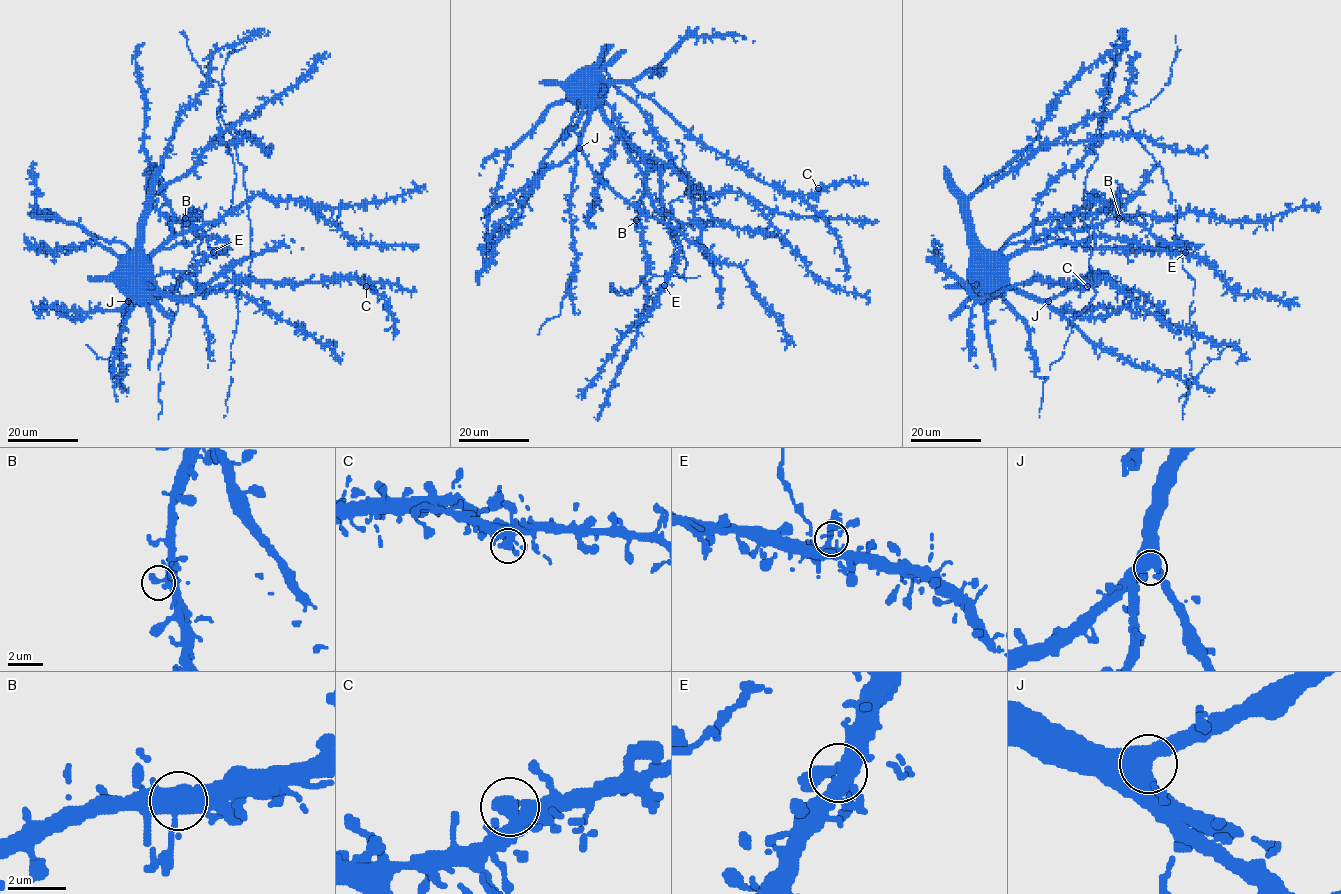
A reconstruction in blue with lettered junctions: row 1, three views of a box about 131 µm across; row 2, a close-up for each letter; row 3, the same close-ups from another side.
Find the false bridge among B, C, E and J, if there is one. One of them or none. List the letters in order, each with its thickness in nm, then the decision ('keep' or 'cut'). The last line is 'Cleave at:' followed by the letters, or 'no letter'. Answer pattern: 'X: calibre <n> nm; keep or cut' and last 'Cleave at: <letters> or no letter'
B: calibre 380 nm; keep
C: calibre 360 nm; keep
E: calibre 340 nm; keep
J: calibre 480 nm; keep
Cleave at: no letter

